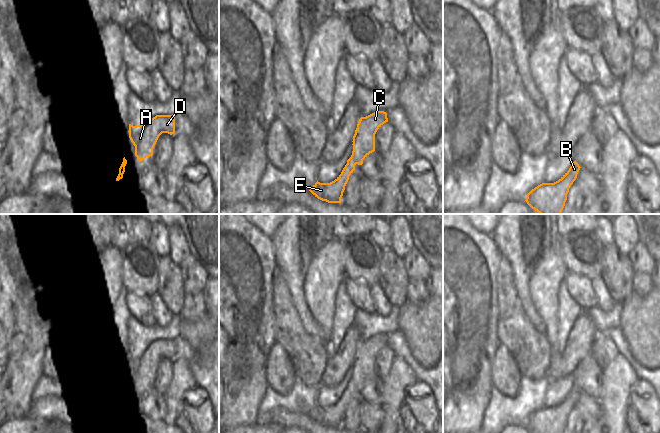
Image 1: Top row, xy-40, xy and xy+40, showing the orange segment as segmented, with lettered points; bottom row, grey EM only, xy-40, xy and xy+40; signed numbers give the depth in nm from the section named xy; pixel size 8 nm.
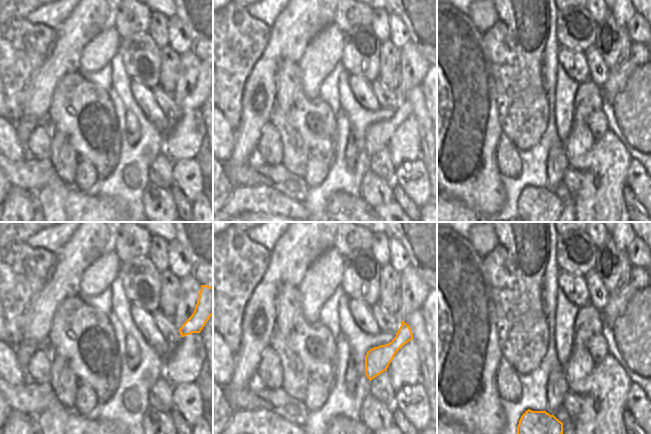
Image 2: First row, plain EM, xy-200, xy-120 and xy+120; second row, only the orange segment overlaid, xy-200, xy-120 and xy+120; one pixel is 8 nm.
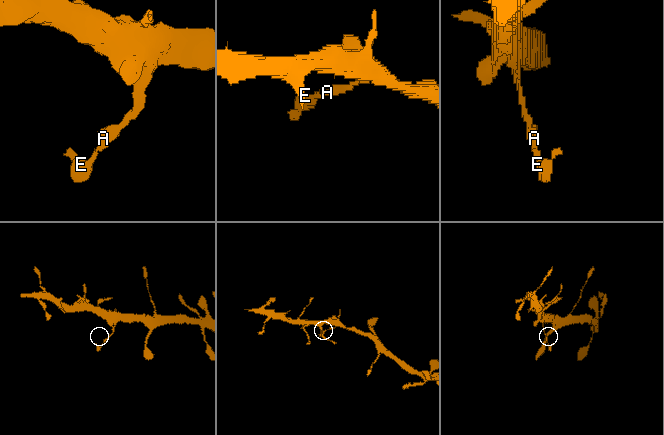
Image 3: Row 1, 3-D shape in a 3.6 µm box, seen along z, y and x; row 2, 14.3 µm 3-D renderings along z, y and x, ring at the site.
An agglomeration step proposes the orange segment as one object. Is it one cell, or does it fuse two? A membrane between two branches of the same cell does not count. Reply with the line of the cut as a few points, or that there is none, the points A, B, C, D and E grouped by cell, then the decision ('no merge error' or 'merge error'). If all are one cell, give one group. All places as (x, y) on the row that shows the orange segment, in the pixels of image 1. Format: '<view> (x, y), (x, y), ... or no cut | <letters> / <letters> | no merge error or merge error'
no cut | A B C D E | no merge error

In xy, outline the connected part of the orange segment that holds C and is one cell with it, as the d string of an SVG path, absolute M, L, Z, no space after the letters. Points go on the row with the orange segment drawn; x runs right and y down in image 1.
M376 111L366 117L361 117L353 136L353 151L341 174L330 183L316 182L309 190L315 197L328 203L341 203L341 198L349 176L355 170L355 165L362 165L363 160L375 151L375 134L388 122L387 113Z

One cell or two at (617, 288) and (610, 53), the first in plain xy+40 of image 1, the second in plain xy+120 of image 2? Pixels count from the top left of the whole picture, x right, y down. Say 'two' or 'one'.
one

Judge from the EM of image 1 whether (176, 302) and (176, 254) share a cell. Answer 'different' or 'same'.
different

